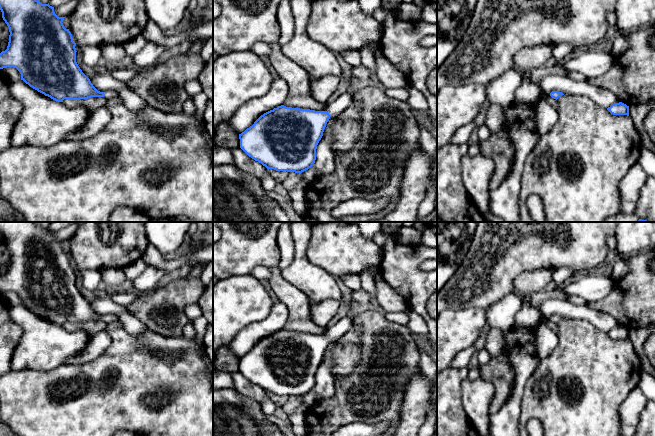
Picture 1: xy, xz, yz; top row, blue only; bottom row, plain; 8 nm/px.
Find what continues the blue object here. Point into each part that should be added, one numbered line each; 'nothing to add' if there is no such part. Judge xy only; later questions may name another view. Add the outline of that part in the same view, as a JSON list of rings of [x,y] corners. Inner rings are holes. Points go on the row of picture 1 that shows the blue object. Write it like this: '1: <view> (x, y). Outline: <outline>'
1: xy (109, 94). Outline: [[[107,90],[107,91],[104,91],[104,98],[106,100],[109,100],[109,99],[112,99],[112,98],[115,98],[115,97],[118,97],[118,93],[115,91],[115,90]]]

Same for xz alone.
1: xz (342, 102). Outline: [[[348,94],[339,96],[334,102],[326,105],[326,111],[331,117],[335,117],[342,113],[352,102],[353,97]]]

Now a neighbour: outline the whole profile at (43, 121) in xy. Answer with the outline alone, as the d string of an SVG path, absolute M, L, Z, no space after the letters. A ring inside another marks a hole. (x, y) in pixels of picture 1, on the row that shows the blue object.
M23 80L9 83L12 96L22 106L10 145L49 147L81 129L90 117L83 106L66 106L30 87Z

